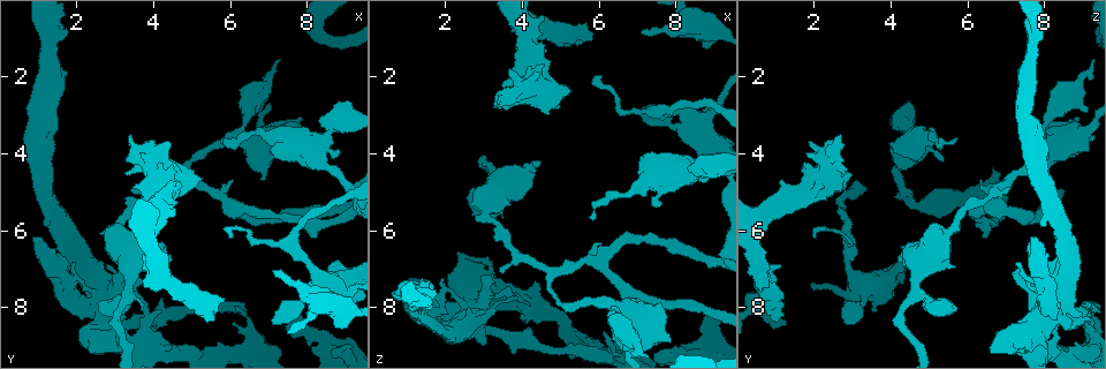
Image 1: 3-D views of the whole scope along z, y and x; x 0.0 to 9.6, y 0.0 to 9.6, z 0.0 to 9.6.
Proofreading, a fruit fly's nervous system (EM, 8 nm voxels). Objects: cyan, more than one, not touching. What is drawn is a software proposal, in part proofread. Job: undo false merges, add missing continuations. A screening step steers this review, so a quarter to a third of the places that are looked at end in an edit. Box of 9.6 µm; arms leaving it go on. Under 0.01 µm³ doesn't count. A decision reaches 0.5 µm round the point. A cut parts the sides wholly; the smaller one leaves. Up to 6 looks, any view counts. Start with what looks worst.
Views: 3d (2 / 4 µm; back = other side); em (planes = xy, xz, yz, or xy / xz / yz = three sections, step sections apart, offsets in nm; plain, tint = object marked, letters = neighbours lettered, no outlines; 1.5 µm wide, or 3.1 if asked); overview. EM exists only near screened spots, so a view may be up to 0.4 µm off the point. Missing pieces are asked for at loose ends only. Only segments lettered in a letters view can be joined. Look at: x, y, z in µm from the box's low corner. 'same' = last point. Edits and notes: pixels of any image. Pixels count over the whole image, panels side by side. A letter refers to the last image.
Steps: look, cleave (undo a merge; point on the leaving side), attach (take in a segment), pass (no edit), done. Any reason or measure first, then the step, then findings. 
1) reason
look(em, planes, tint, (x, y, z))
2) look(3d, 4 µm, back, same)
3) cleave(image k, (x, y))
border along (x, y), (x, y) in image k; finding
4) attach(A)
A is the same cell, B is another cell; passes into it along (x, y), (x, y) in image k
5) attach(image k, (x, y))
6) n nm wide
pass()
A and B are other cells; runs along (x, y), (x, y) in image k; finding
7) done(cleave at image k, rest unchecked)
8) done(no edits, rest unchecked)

an open end
look(3d, 2 µm, (1.75, 0.80, 7.55))

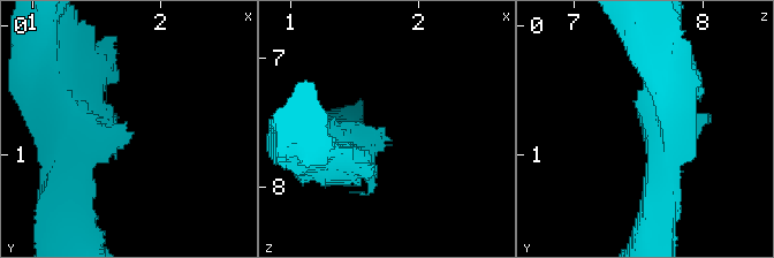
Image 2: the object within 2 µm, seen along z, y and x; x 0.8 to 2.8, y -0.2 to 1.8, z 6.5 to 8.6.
look(em, planes, letters, (1.70, 0.74, 7.54))

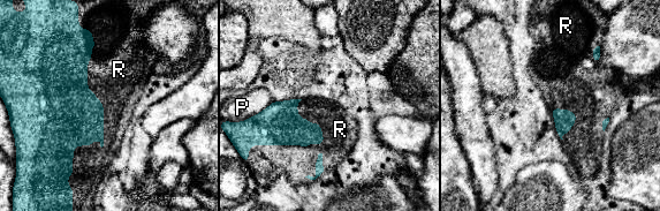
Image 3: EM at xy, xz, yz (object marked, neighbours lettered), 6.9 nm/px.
attach(R)
R is the same cell, P is another cell; passes into it along (60, 113), (88, 90), (118, 72) in image 3; the neuron continues

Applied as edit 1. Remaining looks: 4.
abrupt turn
look(3d, 4 µm, (3.05, 8.45, 4.30))

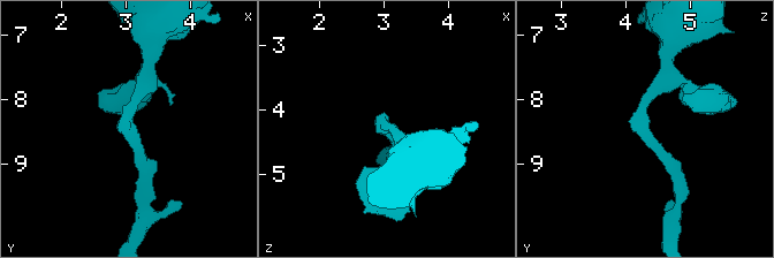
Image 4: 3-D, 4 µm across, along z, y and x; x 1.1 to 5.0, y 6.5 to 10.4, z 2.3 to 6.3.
arms of 220, 240 nm; shape alone is not enough
look(em, xy, step 8, letters, (3.00, 8.50, 4.25))

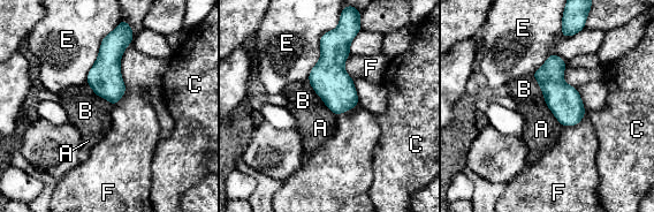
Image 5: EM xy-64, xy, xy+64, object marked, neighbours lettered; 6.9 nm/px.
pass()
A, B, C, E and F are other cells; border along (86, 82), (98, 96), (113, 105) in image 5; all the same neuron

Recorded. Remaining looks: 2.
thick turns thin
look(em, planes, plain, (4.35, 5.00, 1.30))

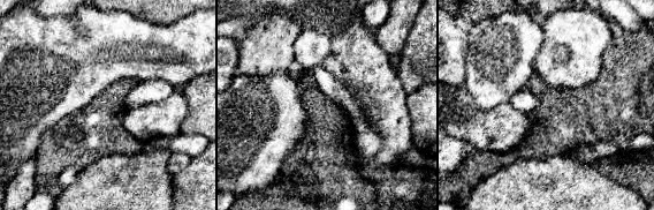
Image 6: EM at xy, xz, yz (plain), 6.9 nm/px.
see the neighbours
look(em, planes, letters, same)

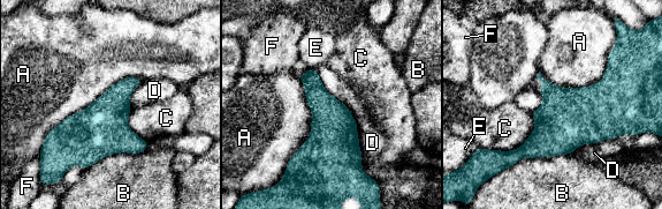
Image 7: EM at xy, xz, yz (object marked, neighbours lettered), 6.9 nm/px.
A touches over 850 nm
pass()
A, B, C, D, E and F are other cells; border along (317, 69), (355, 120), (363, 155) in image 7; continuous, no second neuron

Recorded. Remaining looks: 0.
done(attach at image 3, rest unchecked)

